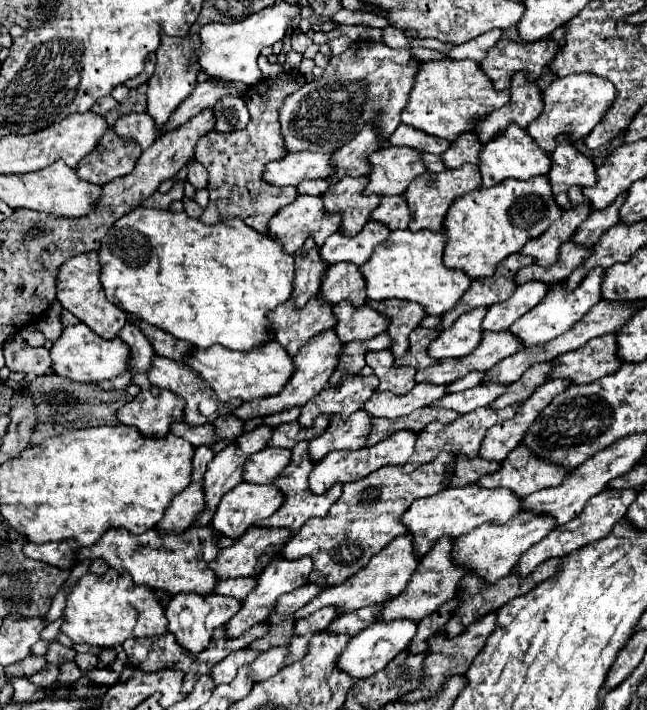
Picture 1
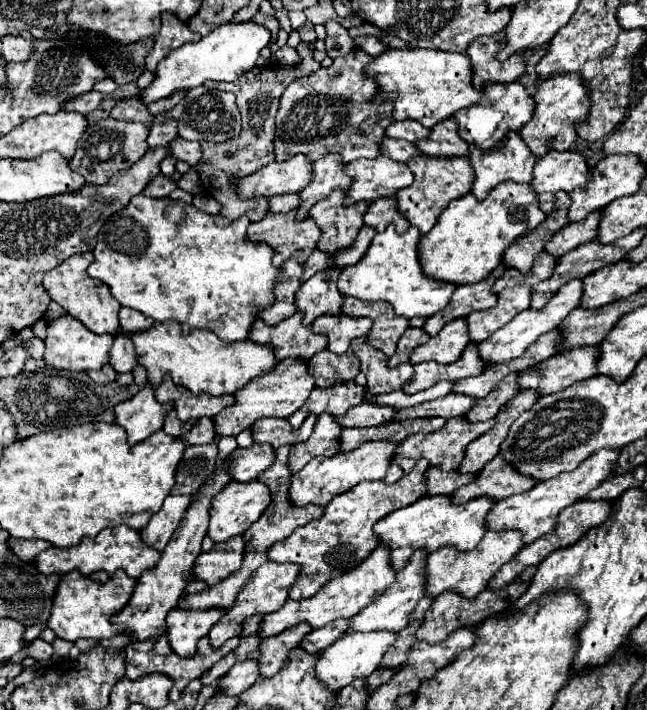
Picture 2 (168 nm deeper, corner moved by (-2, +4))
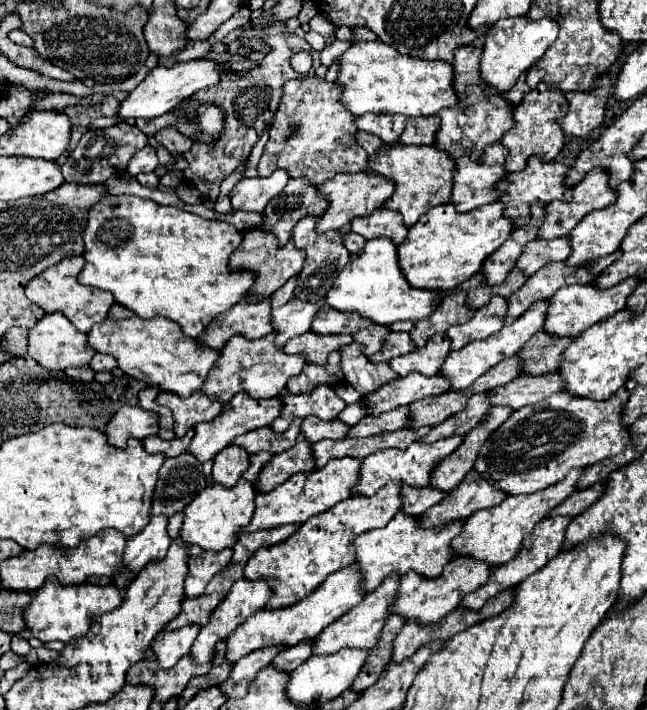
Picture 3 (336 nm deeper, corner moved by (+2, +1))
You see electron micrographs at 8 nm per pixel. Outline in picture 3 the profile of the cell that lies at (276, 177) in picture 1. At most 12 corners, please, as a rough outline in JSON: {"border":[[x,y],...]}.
{"border":[[288,172],[242,178],[230,192],[232,208],[262,212],[282,192]]}

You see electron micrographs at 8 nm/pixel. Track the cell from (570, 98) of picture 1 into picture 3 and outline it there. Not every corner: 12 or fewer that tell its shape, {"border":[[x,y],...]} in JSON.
{"border":[[540,84],[514,108],[500,144],[504,168],[530,156],[550,162],[564,146],[568,110],[556,84]]}

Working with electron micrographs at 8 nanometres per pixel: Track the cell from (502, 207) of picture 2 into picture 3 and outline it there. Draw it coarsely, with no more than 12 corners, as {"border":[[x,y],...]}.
{"border":[[492,202],[442,204],[398,246],[412,288],[448,292],[508,240]]}

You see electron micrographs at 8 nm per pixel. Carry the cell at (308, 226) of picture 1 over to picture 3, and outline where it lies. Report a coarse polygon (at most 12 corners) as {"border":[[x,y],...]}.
{"border":[[244,232],[232,270],[254,274],[256,300],[296,276],[304,252],[268,232]]}

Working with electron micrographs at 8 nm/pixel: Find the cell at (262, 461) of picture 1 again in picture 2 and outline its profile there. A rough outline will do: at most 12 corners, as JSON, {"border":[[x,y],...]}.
{"border":[[254,443],[230,453],[236,481],[254,481],[276,461],[274,447]]}

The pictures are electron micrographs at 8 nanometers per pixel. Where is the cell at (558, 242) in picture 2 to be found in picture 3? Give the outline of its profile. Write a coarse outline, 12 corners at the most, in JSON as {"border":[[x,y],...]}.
{"border":[[536,238],[516,268],[528,278],[548,262],[564,262],[568,238]]}

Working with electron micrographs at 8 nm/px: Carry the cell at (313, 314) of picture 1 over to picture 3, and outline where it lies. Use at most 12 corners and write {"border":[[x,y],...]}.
{"border":[[274,332],[232,336],[202,392],[228,404],[234,394],[280,396],[304,356],[288,356]]}

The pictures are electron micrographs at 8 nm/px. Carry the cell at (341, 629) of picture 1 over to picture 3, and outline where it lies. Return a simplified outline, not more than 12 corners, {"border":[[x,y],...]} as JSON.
{"border":[[312,642],[286,648],[272,660],[280,672],[292,672],[308,656]]}

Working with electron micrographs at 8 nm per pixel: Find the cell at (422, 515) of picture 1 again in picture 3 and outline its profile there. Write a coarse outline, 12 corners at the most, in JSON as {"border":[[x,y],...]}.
{"border":[[398,512],[356,536],[364,592],[392,572],[440,576],[452,558],[456,520],[416,528]]}

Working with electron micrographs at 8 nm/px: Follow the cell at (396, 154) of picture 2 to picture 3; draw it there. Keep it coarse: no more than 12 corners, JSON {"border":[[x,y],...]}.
{"border":[[356,132],[356,142],[368,154],[382,148],[382,140],[368,132]]}

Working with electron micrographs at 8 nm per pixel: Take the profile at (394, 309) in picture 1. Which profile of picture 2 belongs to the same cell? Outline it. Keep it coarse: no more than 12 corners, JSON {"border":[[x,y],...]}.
{"border":[[348,297],[342,313],[370,317],[368,343],[396,353],[398,339],[410,327],[388,303]]}

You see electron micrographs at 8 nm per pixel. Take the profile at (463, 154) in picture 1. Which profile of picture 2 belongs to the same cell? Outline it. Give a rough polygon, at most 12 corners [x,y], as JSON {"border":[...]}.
{"border":[[454,119],[434,125],[416,147],[430,157],[468,157]]}

